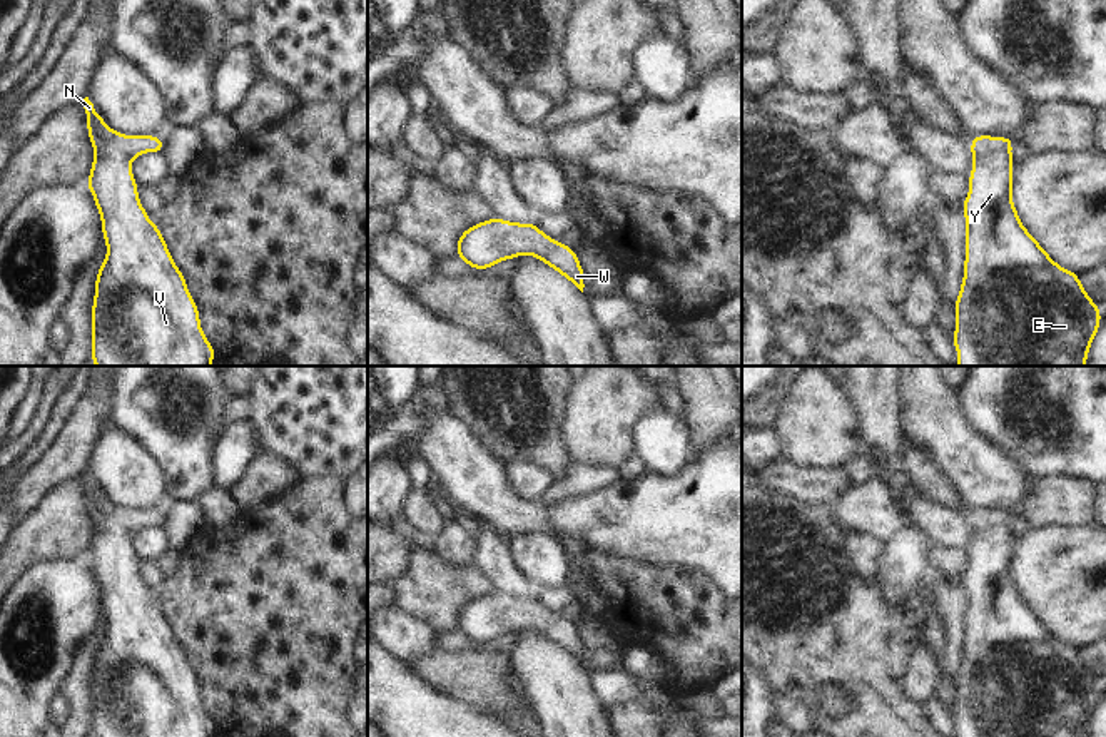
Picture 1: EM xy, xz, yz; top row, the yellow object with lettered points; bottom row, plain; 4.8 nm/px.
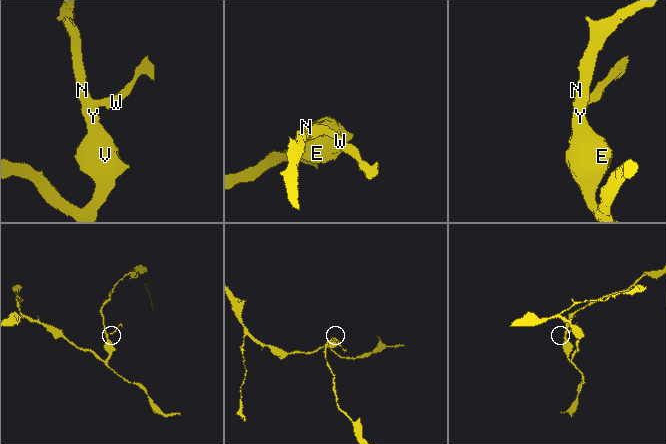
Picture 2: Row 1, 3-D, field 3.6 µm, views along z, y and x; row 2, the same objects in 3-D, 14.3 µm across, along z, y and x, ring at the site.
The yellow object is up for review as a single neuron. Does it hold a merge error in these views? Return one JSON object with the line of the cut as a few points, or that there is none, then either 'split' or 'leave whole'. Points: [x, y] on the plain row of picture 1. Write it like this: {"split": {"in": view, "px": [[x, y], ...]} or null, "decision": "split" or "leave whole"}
{"split": null, "decision": "leave whole"}

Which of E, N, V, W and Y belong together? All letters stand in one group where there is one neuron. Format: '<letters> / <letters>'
E N V W Y

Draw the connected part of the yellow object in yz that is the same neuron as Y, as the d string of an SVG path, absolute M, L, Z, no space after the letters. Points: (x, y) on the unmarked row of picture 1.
M972 510L974 541L966 592L964 653L956 673L957 737L1086 737L1101 697L1101 684L1086 668L1079 648L1058 640L1021 598L1011 573L1012 511Z

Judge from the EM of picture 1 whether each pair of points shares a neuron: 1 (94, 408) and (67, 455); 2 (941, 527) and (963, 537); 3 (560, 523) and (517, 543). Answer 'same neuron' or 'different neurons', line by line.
1: same neuron
2: same neuron
3: different neurons

